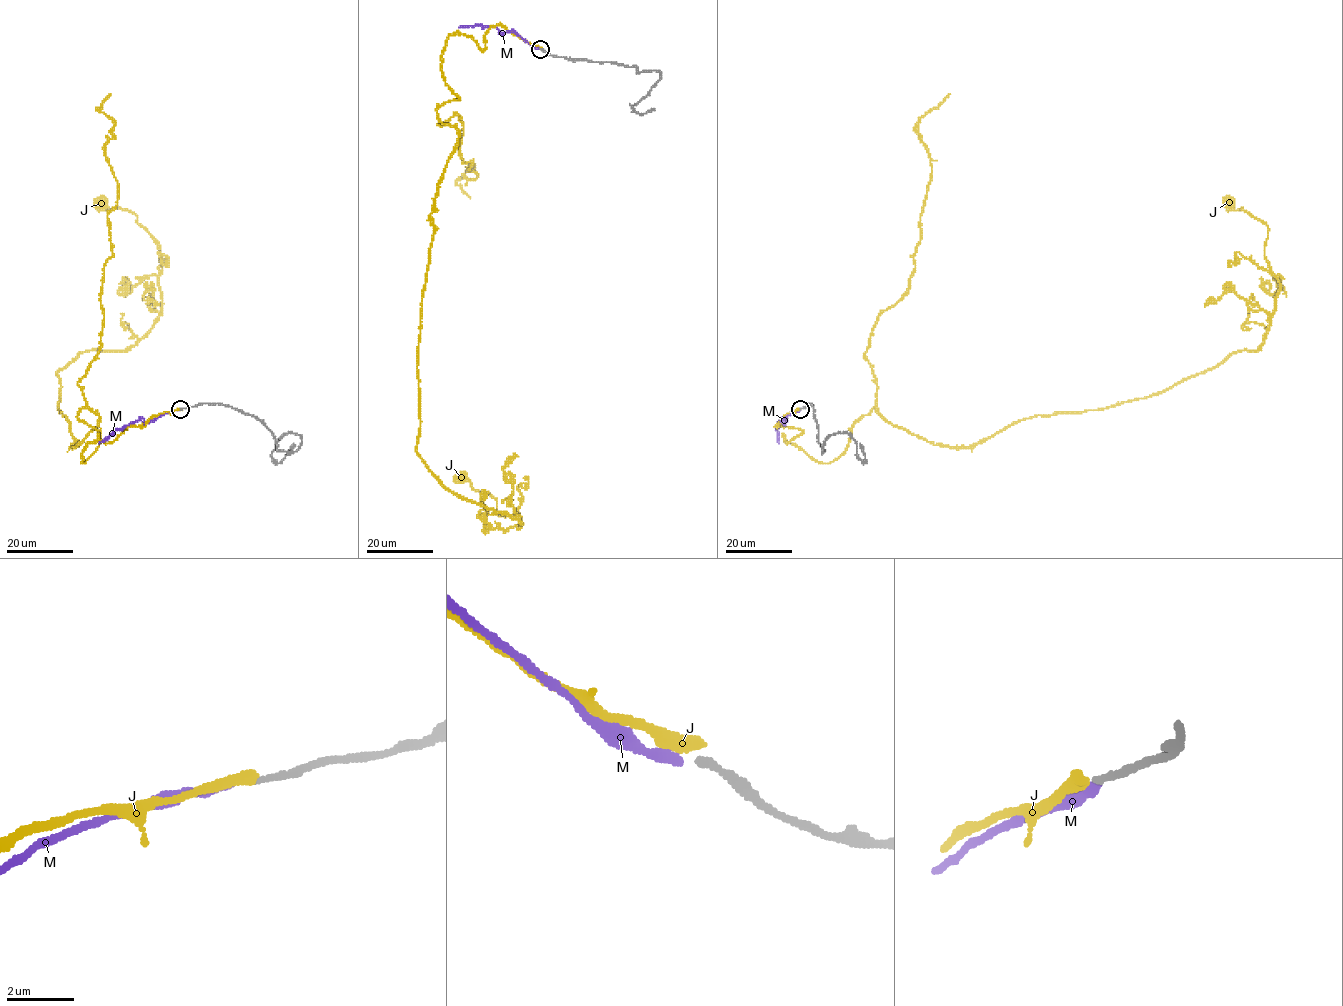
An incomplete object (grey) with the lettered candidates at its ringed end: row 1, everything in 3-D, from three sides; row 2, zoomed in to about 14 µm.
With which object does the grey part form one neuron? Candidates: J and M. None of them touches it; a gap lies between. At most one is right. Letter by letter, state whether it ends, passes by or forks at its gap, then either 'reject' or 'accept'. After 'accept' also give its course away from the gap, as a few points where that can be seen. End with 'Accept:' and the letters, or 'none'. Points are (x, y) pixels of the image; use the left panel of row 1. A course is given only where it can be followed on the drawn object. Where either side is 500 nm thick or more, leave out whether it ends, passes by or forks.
J: it ends; reject
M: it ends; accept; course (179, 408), (143, 423), (142, 418), (115, 429), (98, 443)
Accept: M

